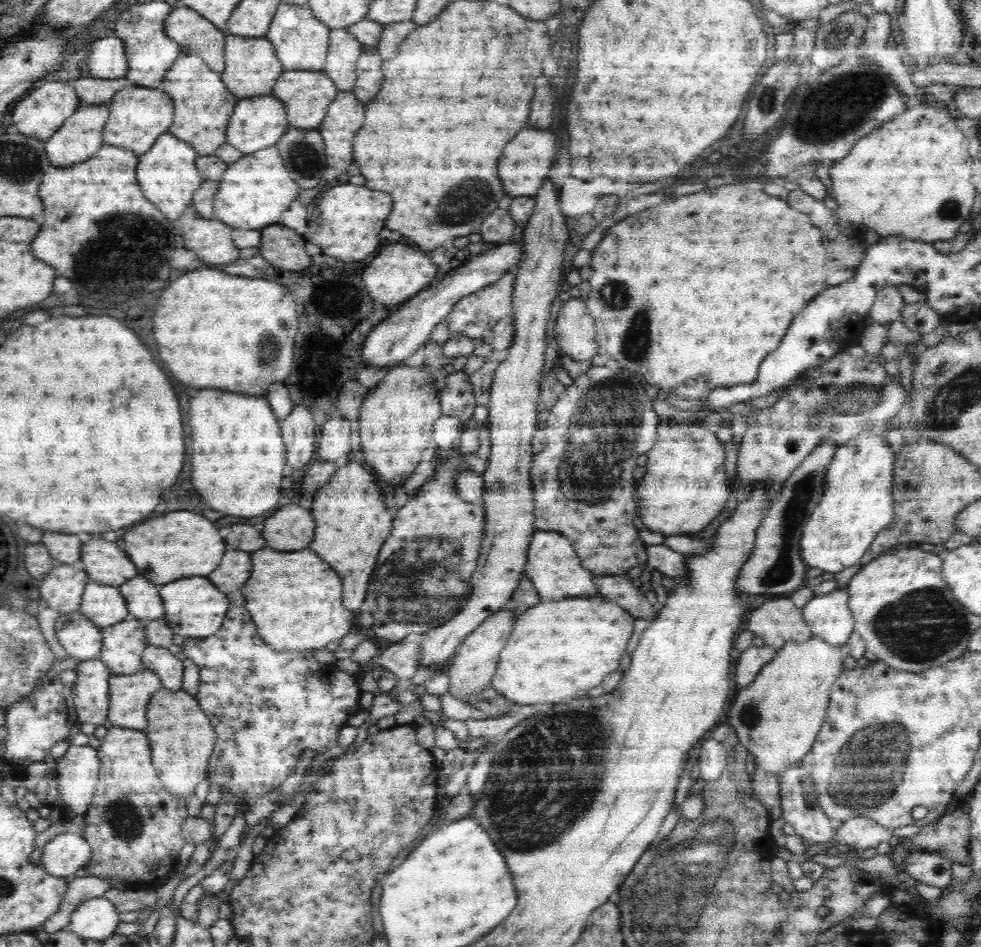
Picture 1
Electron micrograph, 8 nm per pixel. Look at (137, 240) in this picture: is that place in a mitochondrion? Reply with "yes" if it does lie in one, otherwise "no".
yes

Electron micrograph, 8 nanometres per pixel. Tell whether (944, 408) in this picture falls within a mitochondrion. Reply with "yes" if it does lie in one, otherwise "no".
yes

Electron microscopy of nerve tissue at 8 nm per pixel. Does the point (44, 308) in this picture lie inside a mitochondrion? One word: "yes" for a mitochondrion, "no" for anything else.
no

